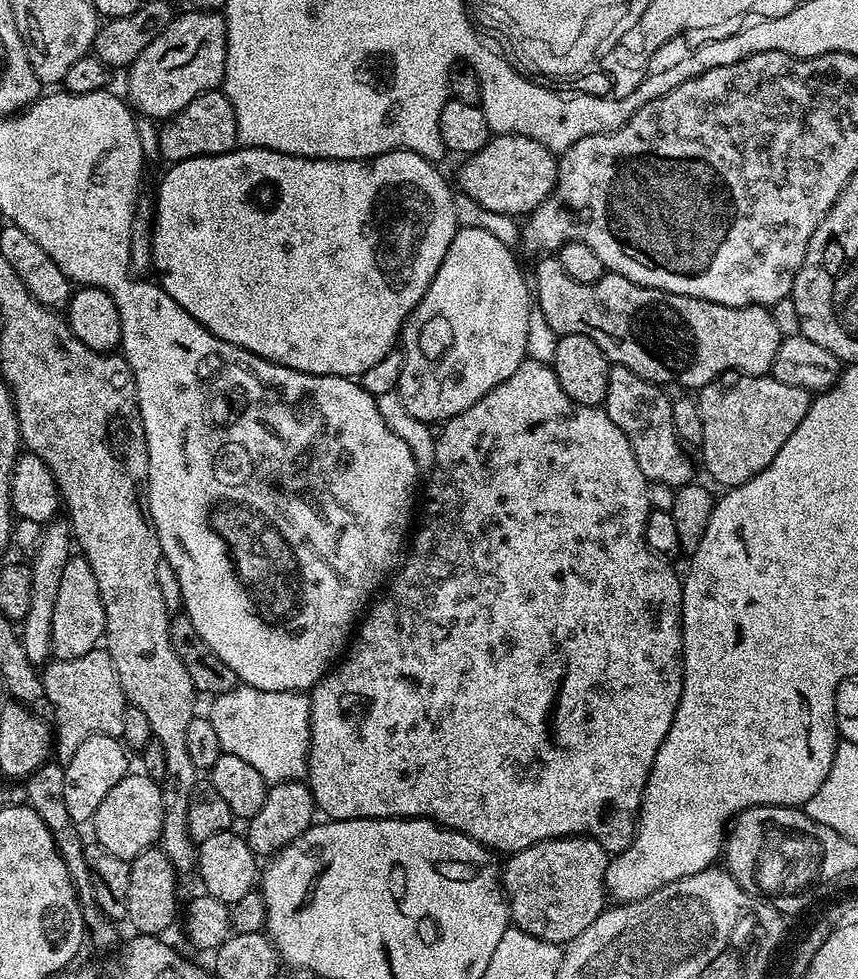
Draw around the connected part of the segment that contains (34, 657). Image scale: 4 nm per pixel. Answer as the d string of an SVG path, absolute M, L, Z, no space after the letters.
M57 518L43 525L40 541L34 549L32 569L32 593L30 594L30 610L26 610L26 618L18 628L20 645L26 650L26 658L35 666L44 666L52 656L51 623L54 617L54 606L57 601L58 586L61 585L62 570L74 555L74 537L72 525L67 519Z

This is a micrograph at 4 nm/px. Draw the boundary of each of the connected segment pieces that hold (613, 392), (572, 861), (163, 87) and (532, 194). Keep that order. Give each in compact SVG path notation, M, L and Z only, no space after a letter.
M612 366L608 369L606 398L602 407L610 422L614 422L614 426L618 426L622 434L626 434L645 478L652 484L665 484L677 489L693 479L692 460L676 437L675 426L672 425L670 397L664 392L667 391L661 385L638 378L638 374L625 368Z
M562 836L559 840L543 840L534 846L523 848L520 852L511 853L507 857L508 865L505 863L502 868L502 883L504 885L504 895L508 898L511 923L526 934L534 934L534 938L542 938L551 944L563 946L569 940L578 938L578 934L582 934L582 930L586 930L586 926L590 926L590 922L594 922L594 918L598 918L606 907L606 889L604 883L606 882L606 870L608 869L609 859L610 854L602 847L599 839L590 836Z
M191 10L173 15L164 30L126 68L129 105L141 117L163 122L180 113L194 98L217 91L226 70L226 26L216 10Z
M493 135L487 146L472 153L463 163L459 191L478 202L478 206L494 210L494 214L527 217L546 202L556 185L557 157L542 142L534 142L534 138Z

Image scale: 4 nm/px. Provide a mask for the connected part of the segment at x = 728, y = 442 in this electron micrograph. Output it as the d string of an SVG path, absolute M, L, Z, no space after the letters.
M771 374L763 376L735 377L733 384L725 382L713 382L705 388L699 389L698 405L702 420L702 442L699 451L704 452L704 468L717 480L724 484L725 489L736 488L744 484L750 478L754 478L770 462L774 462L774 454L786 446L786 438L798 430L798 422L806 418L808 407L812 405L813 397L806 390L798 386L786 386L786 382L778 382Z

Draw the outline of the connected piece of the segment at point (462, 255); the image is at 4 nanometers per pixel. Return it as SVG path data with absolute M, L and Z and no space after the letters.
M461 227L454 234L442 266L438 266L438 274L434 274L434 282L430 282L422 302L418 302L402 329L398 395L414 418L443 422L462 414L462 410L470 410L478 398L506 382L526 359L526 334L530 330L534 296L512 252L515 251L509 245L498 242L494 234L486 234L481 228Z

